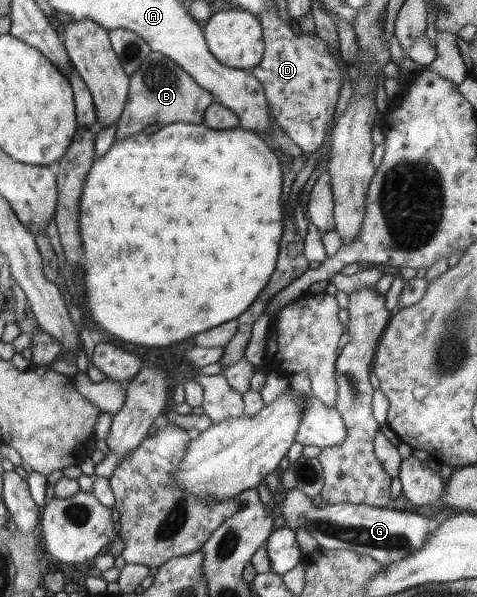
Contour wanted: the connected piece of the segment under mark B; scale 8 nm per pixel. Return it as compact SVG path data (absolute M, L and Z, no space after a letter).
M150 54L143 60L141 68L130 77L129 94L122 115L116 122L116 140L123 140L132 134L141 132L147 126L156 124L159 127L167 126L175 122L189 122L201 125L205 110L214 102L213 95L207 93L175 62L165 55Z

